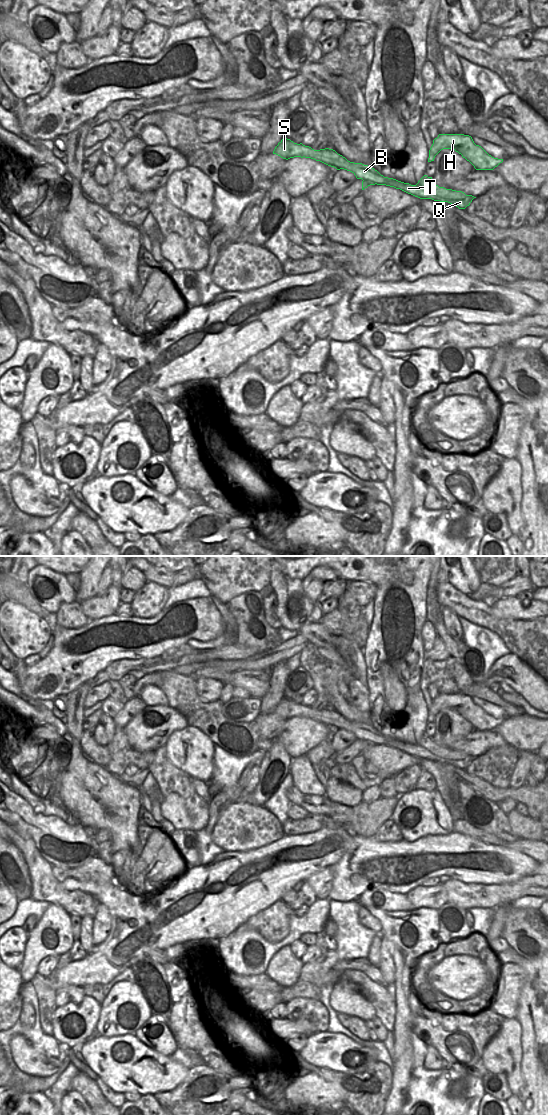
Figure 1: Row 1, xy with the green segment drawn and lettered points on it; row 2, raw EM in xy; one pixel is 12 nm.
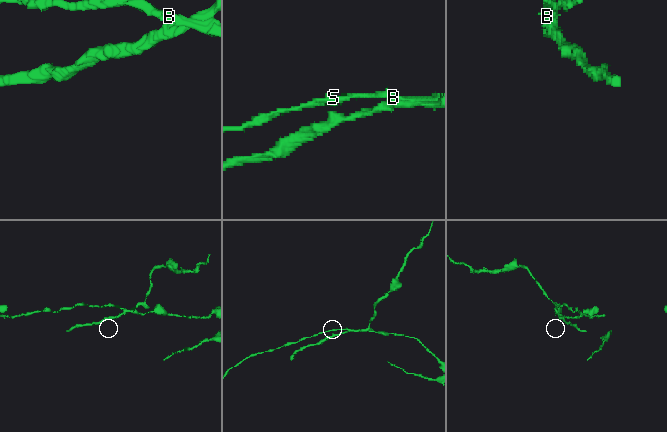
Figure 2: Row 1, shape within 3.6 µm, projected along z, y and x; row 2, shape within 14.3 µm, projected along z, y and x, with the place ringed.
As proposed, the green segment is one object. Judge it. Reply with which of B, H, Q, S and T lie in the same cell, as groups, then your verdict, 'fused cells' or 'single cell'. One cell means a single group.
groups B Q S T / H; fused cells

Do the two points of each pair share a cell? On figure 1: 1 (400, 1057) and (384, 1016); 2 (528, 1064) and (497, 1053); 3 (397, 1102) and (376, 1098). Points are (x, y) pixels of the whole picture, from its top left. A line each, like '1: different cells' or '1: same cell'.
1: different cells
2: different cells
3: different cells

